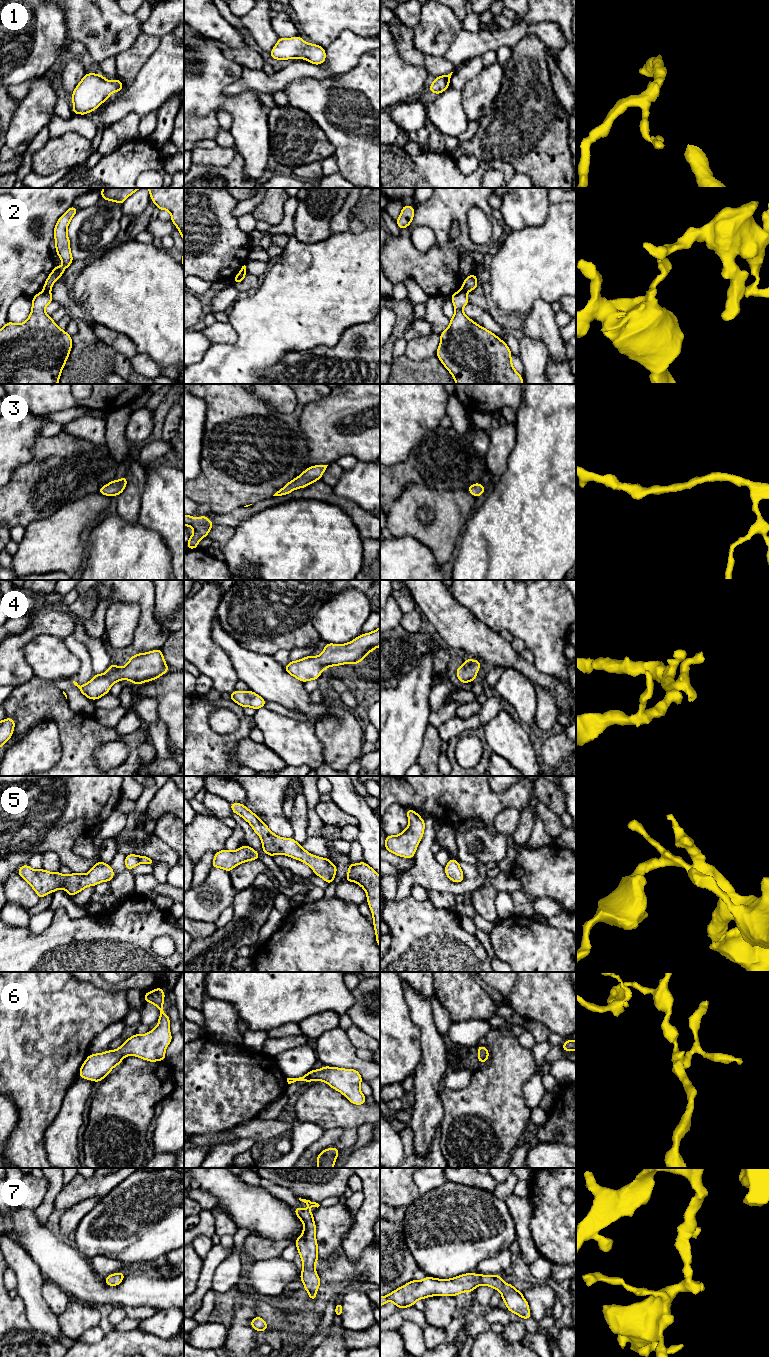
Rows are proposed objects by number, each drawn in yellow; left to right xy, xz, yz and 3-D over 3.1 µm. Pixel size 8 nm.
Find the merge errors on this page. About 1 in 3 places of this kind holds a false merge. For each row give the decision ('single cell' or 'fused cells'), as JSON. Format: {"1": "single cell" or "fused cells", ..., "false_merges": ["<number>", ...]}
{"1": "single cell", "2": "fused cells", "3": "single cell", "4": "single cell", "5": "single cell", "6": "single cell", "7": "single cell", "false_merges": ["2"]}

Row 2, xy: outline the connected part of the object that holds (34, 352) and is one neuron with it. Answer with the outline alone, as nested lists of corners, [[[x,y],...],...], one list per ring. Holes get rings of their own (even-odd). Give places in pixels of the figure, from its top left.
[[[43,291],[32,298],[32,309],[27,320],[21,324],[7,321],[0,329],[0,384],[58,384],[62,369],[72,348],[72,336],[60,329],[47,315],[45,308],[53,301],[51,291]]]

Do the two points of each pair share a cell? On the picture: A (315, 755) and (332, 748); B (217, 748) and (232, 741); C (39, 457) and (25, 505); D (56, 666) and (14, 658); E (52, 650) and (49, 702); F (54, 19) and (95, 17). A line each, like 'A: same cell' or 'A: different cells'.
A: different cells
B: same cell
C: same cell
D: different cells
E: different cells
F: different cells

